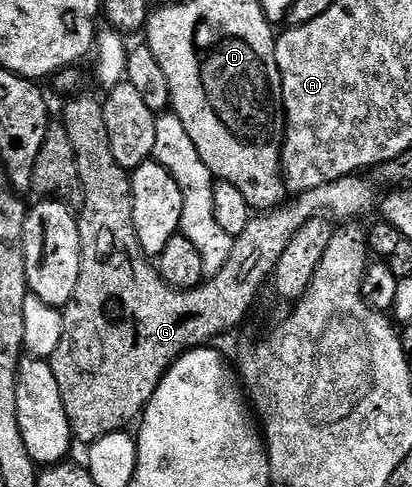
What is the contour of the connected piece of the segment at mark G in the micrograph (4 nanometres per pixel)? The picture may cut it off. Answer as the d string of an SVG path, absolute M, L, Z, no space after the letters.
M77 93L72 96L73 99L65 107L65 119L63 126L67 129L67 137L71 137L71 145L77 154L77 168L79 169L79 177L81 179L80 190L85 191L85 204L82 205L79 222L79 237L81 238L81 268L79 269L79 285L75 285L75 293L73 300L63 308L65 316L65 328L63 329L63 341L59 341L59 349L55 349L55 353L51 356L51 362L55 369L55 381L59 381L59 391L63 397L63 405L66 406L67 417L70 419L70 427L73 430L74 440L78 444L92 445L95 441L99 441L103 437L107 437L116 431L124 431L132 428L134 424L140 420L145 407L151 401L151 397L155 393L155 389L163 381L163 377L169 371L169 368L185 354L190 348L200 347L202 345L212 344L213 339L217 339L220 335L225 335L228 331L233 331L245 318L249 315L249 310L257 303L257 298L261 295L261 290L267 287L267 284L273 278L273 271L279 265L279 257L283 257L283 249L287 249L287 245L291 245L291 237L295 237L295 233L299 233L299 229L303 229L303 225L307 225L307 221L312 219L330 219L337 225L349 225L354 221L361 221L364 215L369 215L372 211L376 212L379 207L379 194L377 195L377 183L365 173L348 175L339 181L331 181L327 185L319 185L319 189L311 189L310 191L302 191L296 196L297 199L290 205L282 205L274 208L272 211L257 213L250 218L249 224L234 238L233 248L231 249L231 257L227 257L227 265L223 265L223 269L219 269L219 273L215 273L212 277L206 278L200 287L194 287L193 290L183 292L178 291L176 287L170 285L160 271L151 262L150 256L145 254L139 241L139 233L135 229L135 209L133 208L133 180L130 172L125 171L119 165L119 161L115 161L115 153L111 153L111 141L107 137L107 121L103 117L104 102L100 98L96 99L93 95L81 95Z

